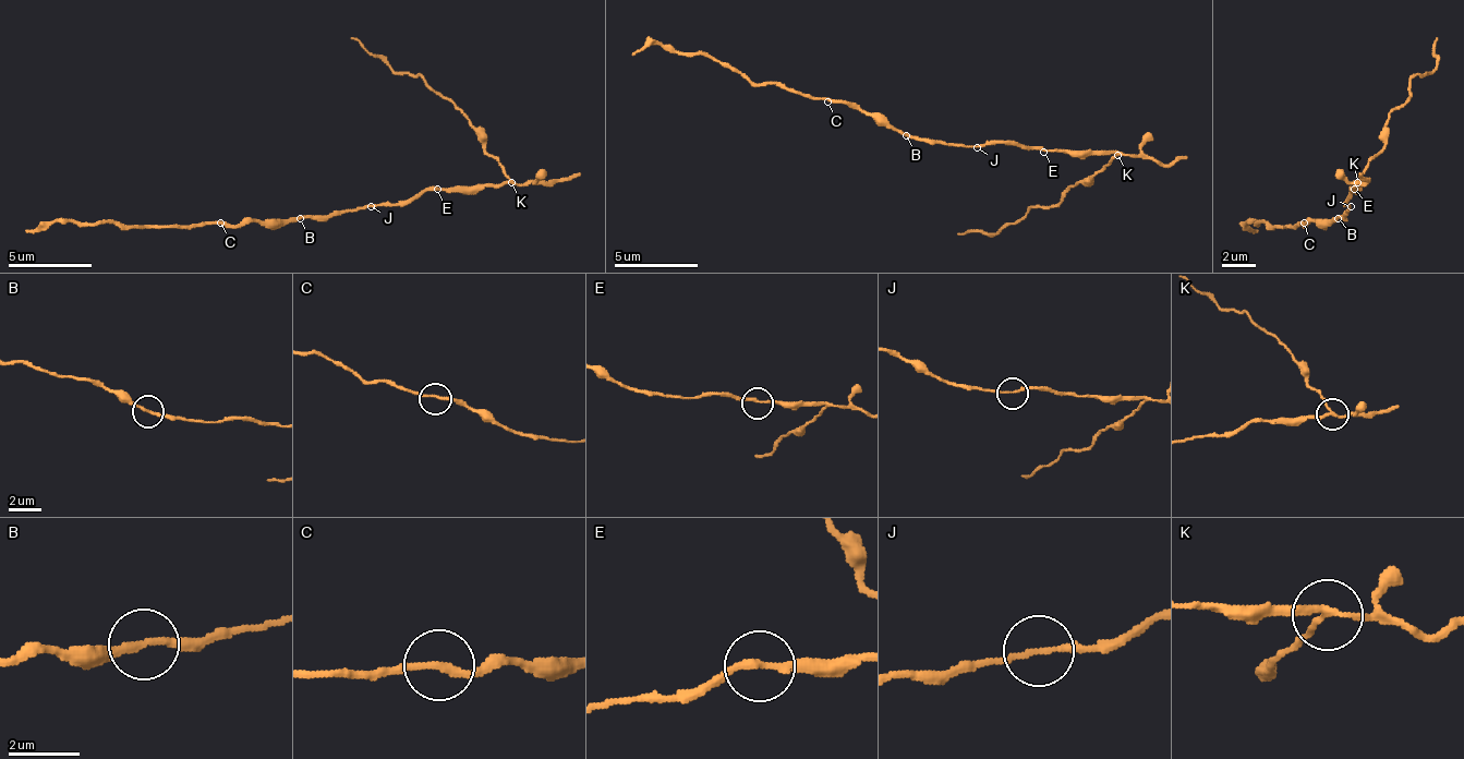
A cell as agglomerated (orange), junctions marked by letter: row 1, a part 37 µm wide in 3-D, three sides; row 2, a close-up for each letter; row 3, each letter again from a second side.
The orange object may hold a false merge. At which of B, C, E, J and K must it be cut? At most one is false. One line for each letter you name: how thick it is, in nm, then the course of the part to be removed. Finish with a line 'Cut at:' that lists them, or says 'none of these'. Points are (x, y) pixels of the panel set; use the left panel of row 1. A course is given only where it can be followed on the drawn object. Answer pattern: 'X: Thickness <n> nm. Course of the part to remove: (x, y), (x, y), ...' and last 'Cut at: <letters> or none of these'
K: Thickness 170 nm. Course of the part to remove: (512, 181), (483, 147), (467, 113), (449, 97), (424, 81), (399, 76), (349, 39)
Cut at: K

